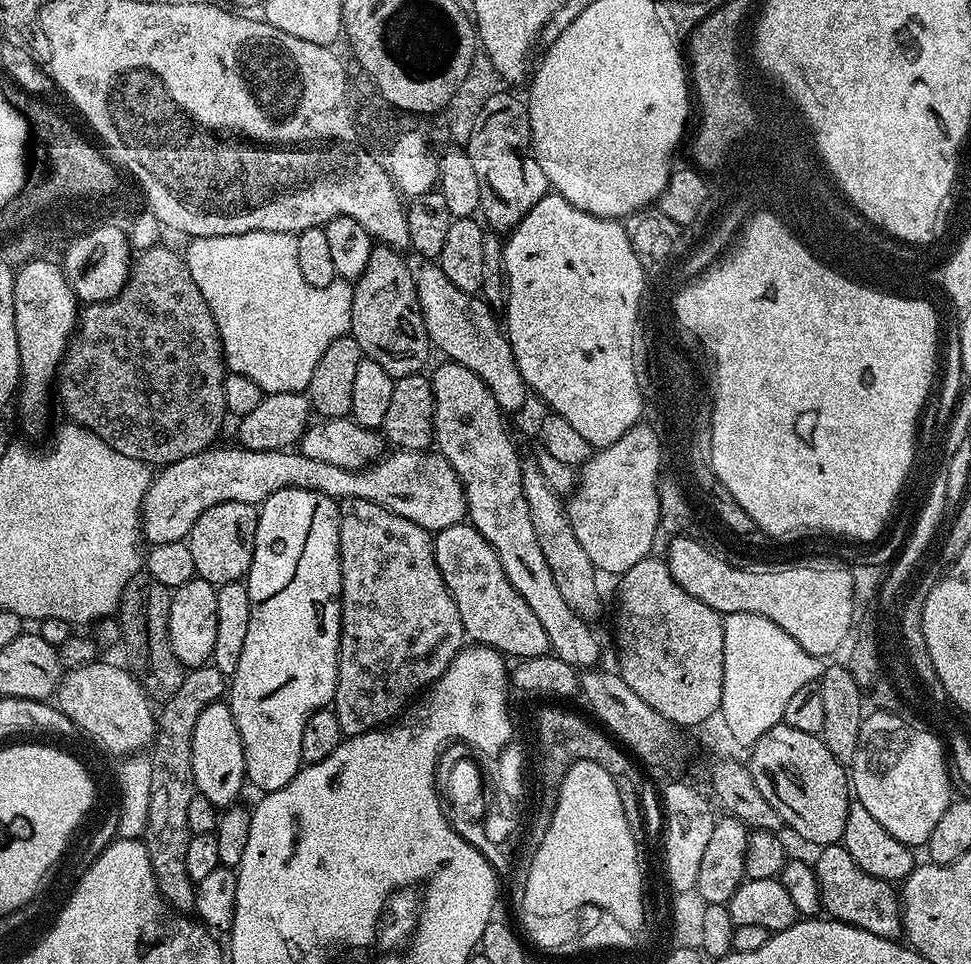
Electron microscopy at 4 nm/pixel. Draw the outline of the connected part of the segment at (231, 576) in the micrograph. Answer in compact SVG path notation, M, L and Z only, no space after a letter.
M222 502L210 506L194 522L192 533L186 537L190 554L194 554L196 575L201 580L217 586L243 581L250 570L256 537L257 505L246 502Z

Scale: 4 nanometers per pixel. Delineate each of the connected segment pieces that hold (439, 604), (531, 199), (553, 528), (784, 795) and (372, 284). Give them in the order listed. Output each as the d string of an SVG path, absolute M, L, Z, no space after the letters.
M350 498L339 501L340 506L340 657L338 658L338 674L336 675L336 698L334 711L338 718L338 726L345 737L361 736L374 732L377 728L395 721L413 703L417 694L423 693L429 686L437 683L448 672L450 662L454 662L460 649L465 647L466 637L462 618L458 614L458 606L454 606L454 598L438 570L436 561L436 545L433 533L422 526L370 502L366 498Z
M499 90L478 111L474 118L474 128L470 131L468 157L475 165L475 174L478 174L478 190L480 191L480 211L483 223L497 234L507 234L534 210L534 206L544 196L549 195L548 179L542 174L542 166L538 166L536 155L532 149L532 131L530 130L530 114L527 103L516 96L511 96L505 90Z
M536 462L523 465L522 490L530 510L530 522L534 522L534 534L538 534L538 546L542 546L542 554L546 554L546 563L554 574L554 582L558 582L562 598L566 598L566 606L584 620L595 621L600 612L600 588L596 585L598 569L590 562L590 554L586 554L582 542L578 542L574 526L570 526L568 509L561 493L548 485L548 476Z
M783 722L766 730L756 744L750 748L752 761L747 761L746 767L752 773L754 786L762 790L762 798L778 810L785 825L793 828L804 840L809 840L815 846L838 844L844 839L846 830L846 814L850 803L850 776L845 765L830 754L826 742L817 734L806 734L806 730L794 730L794 726Z
M387 246L373 247L366 270L352 284L352 335L367 359L378 362L393 378L425 371L430 341L419 306L413 269L401 253Z

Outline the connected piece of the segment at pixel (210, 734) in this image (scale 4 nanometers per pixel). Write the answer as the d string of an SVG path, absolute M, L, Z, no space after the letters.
M217 702L206 706L194 722L192 735L192 773L199 795L210 798L218 810L231 808L237 803L240 791L246 788L246 762L242 738L234 722L234 714L227 703Z

